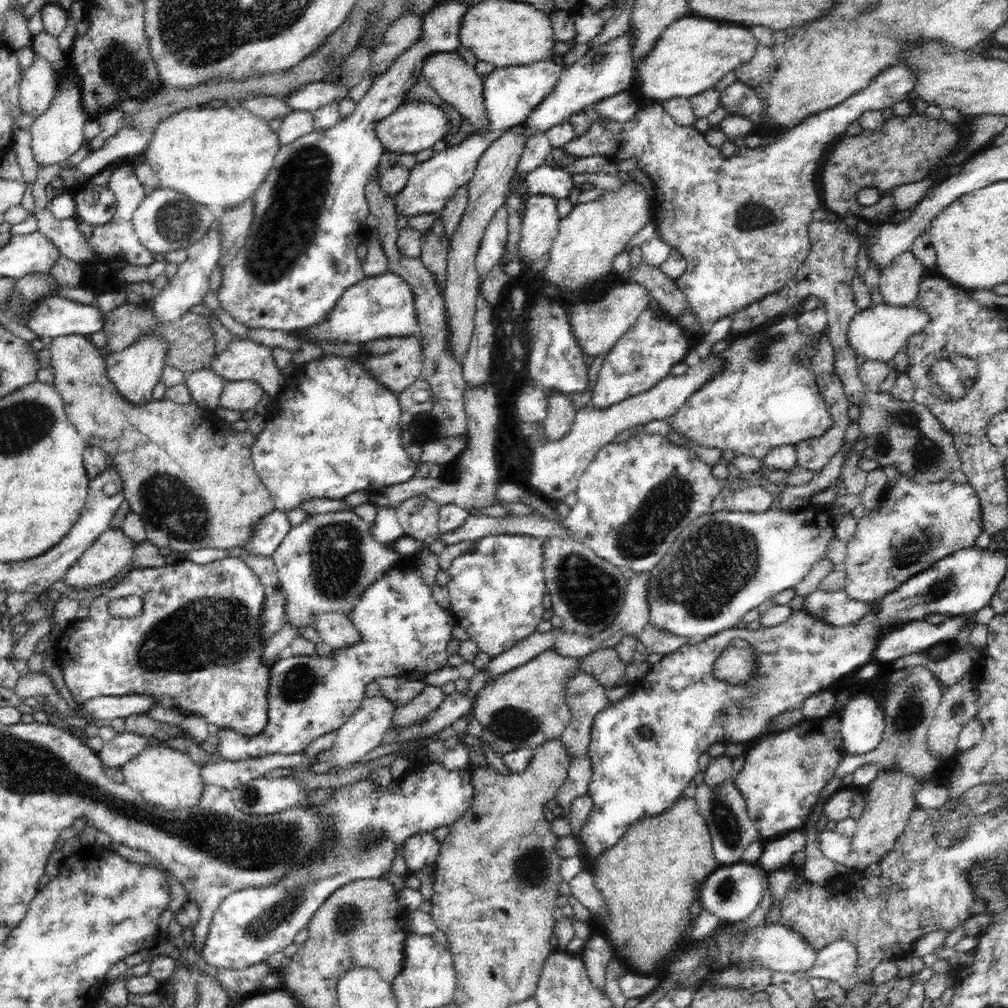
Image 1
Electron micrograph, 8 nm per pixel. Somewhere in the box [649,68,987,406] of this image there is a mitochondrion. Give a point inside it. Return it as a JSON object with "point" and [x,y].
{"point":[954,380]}

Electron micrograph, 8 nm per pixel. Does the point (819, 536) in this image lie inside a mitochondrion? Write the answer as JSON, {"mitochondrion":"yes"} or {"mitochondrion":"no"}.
{"mitochondrion":"no"}

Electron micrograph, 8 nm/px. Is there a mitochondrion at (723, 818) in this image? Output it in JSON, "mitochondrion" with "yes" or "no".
{"mitochondrion":"yes"}

